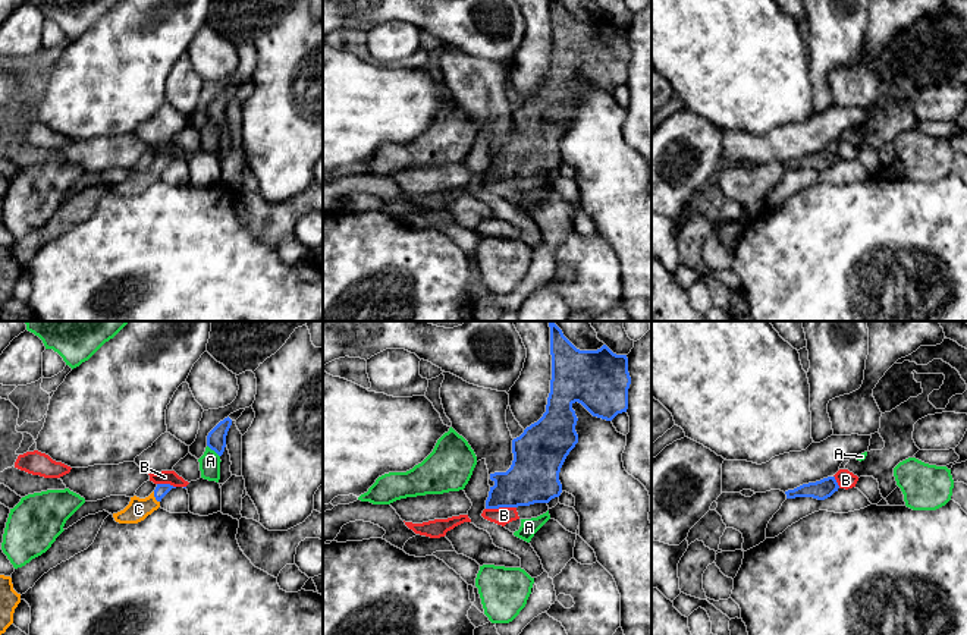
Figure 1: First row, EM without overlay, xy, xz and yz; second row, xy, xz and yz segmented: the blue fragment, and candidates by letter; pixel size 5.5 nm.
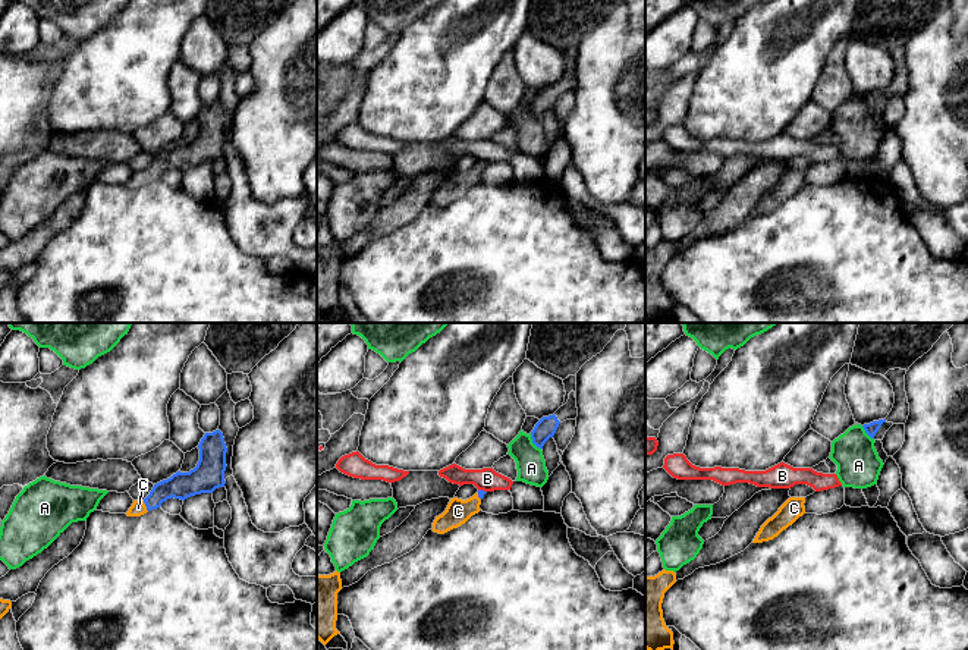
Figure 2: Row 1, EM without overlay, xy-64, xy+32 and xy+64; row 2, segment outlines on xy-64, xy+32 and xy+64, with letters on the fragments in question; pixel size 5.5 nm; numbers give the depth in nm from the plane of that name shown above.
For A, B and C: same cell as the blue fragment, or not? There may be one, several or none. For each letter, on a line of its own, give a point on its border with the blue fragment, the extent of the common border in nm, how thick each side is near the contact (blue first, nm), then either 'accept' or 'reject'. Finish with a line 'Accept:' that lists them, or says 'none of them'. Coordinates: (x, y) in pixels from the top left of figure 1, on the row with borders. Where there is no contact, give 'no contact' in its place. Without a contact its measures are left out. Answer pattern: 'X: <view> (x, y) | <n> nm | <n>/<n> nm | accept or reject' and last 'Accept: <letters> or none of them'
A: xy (213, 449) | 100 nm | 110/110 nm | reject
B: xz (501, 506) | 170 nm | 280/100 nm | reject
C: xy (154, 496) | 70 nm | 70/120 nm | accept
Accept: C

